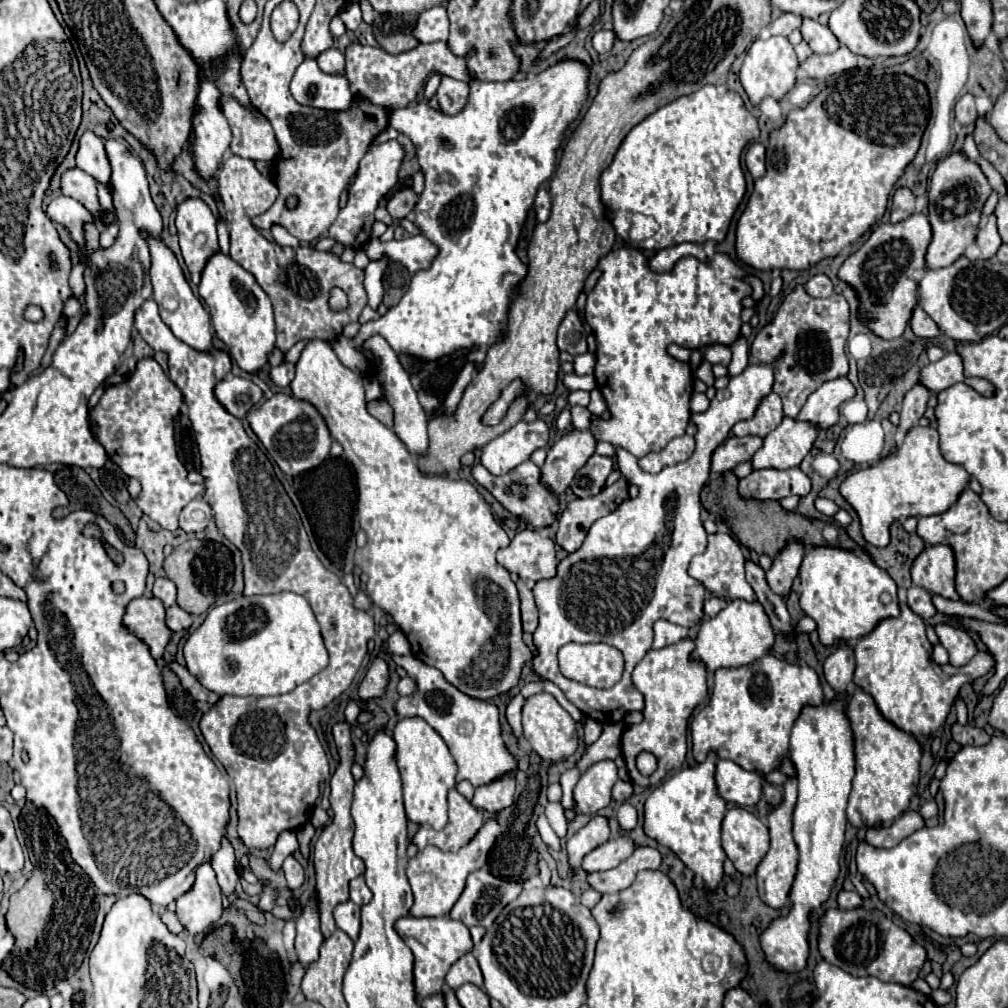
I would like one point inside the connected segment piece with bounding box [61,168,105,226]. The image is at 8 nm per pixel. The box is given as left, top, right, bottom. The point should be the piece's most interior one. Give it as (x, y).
(77, 184)

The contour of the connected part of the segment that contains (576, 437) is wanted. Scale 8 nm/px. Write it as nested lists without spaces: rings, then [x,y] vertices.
[[[571,430],[567,436],[563,436],[547,450],[547,460],[541,466],[541,484],[553,496],[561,496],[569,488],[575,472],[589,460],[593,452],[593,434],[589,430]]]

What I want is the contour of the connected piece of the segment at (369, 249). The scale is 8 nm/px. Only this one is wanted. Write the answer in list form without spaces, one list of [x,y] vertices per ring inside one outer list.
[[[423,234],[391,242],[379,242],[377,238],[371,238],[363,248],[371,260],[377,260],[381,258],[381,254],[387,254],[391,260],[397,260],[407,266],[411,274],[427,270],[437,256],[435,244],[431,244],[431,240],[427,240]]]

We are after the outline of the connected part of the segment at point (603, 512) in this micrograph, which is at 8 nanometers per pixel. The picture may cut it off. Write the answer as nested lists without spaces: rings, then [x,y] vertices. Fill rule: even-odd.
[[[621,476],[613,486],[605,488],[599,496],[575,498],[573,502],[569,502],[567,508],[559,514],[559,528],[555,542],[567,552],[575,552],[583,544],[591,524],[597,518],[607,516],[617,504],[625,500],[627,488],[629,482]]]

